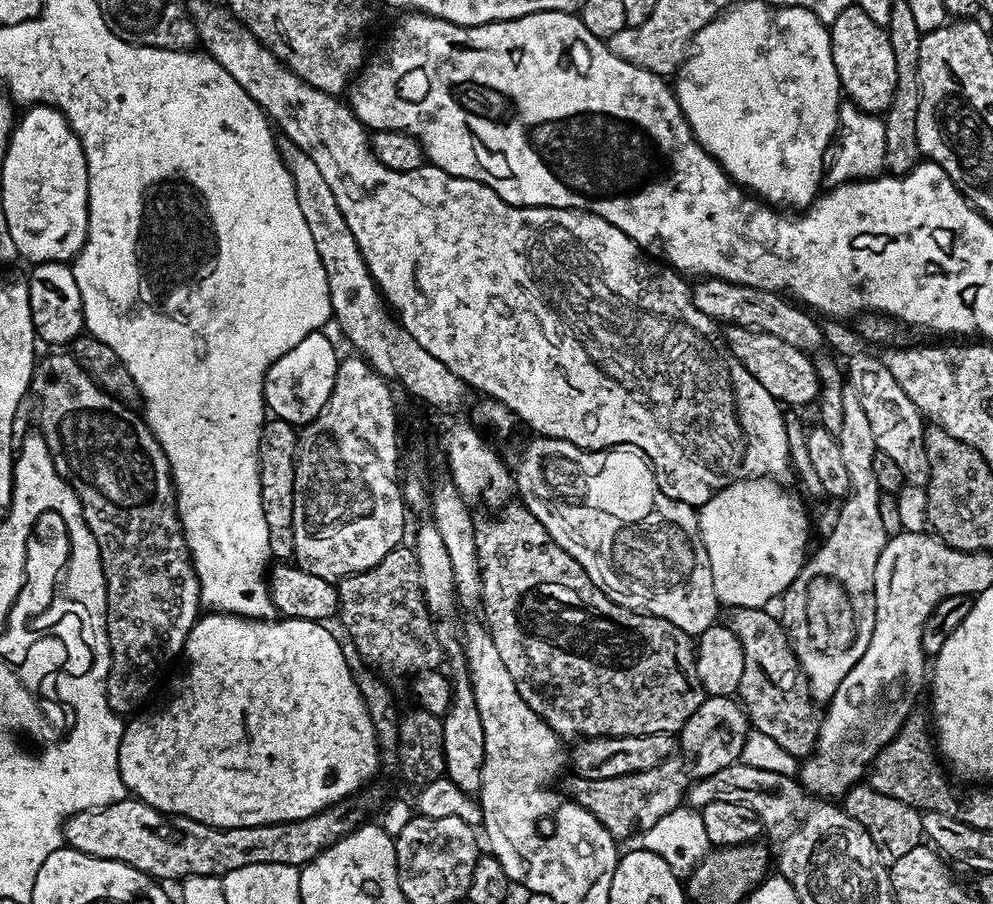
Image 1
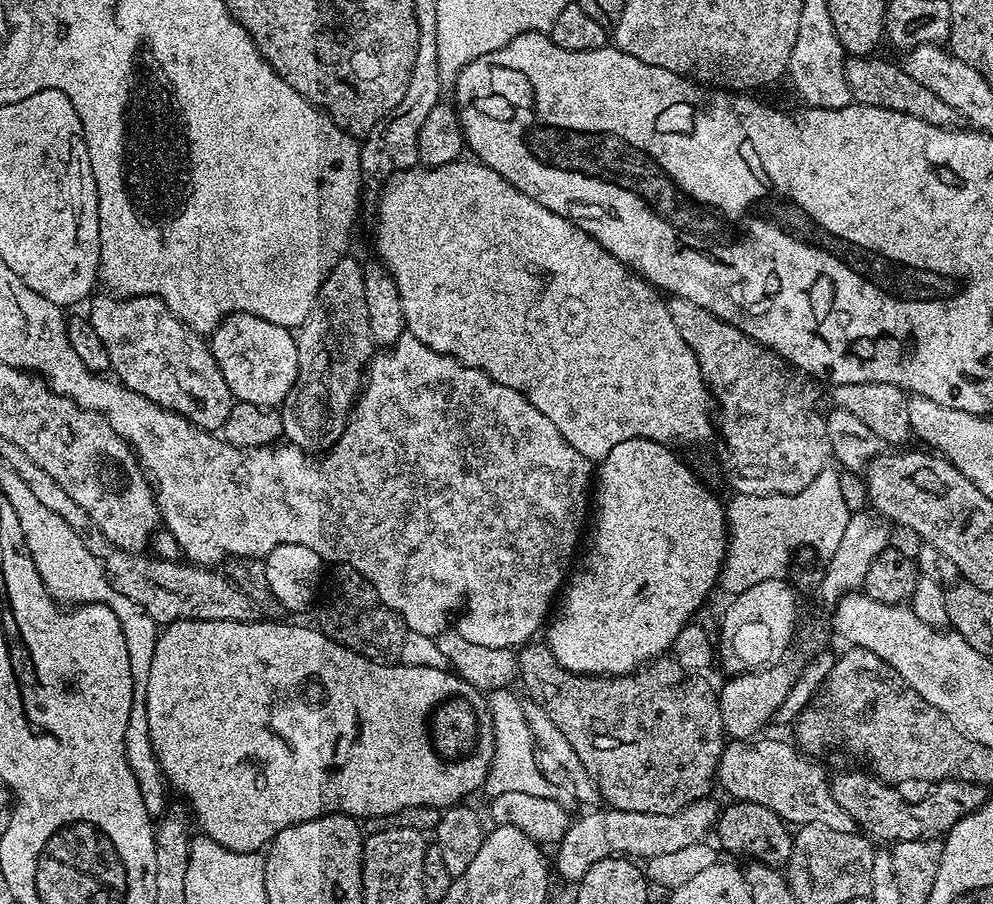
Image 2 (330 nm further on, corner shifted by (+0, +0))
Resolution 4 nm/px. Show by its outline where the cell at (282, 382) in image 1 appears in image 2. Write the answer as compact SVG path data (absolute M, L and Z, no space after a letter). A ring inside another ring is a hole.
M234 312L231 316L224 317L220 325L210 333L210 347L222 370L222 378L226 378L226 386L230 386L233 397L239 402L254 402L254 406L276 408L283 404L288 391L296 385L298 378L296 337L289 329L274 322L266 322L254 314Z

